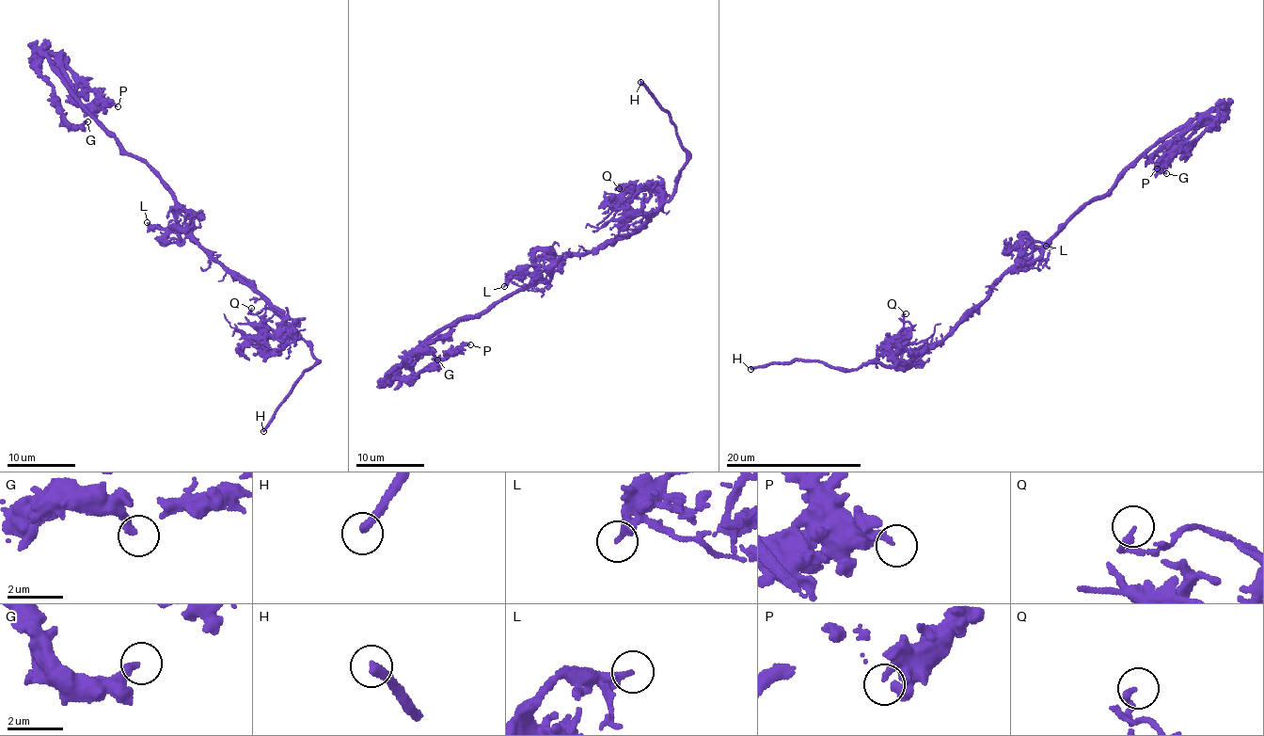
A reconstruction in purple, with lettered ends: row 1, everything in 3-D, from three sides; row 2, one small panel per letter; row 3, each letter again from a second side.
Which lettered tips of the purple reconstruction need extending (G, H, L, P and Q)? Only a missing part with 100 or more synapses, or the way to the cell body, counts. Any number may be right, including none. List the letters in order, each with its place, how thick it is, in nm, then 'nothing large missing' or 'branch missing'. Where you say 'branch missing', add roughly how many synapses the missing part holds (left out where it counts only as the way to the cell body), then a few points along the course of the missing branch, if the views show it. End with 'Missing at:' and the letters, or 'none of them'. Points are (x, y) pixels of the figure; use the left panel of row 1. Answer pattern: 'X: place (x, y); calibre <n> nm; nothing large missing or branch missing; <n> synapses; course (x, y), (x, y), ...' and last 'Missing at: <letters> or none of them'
G: place (87, 121); calibre 280 nm; nothing large missing
H: place (263, 431); calibre 320 nm; branch missing
L: place (147, 222); calibre 300 nm; nothing large missing
P: place (118, 106); calibre 200 nm; nothing large missing
Q: place (251, 308); calibre 200 nm; nothing large missing
Missing at: H

